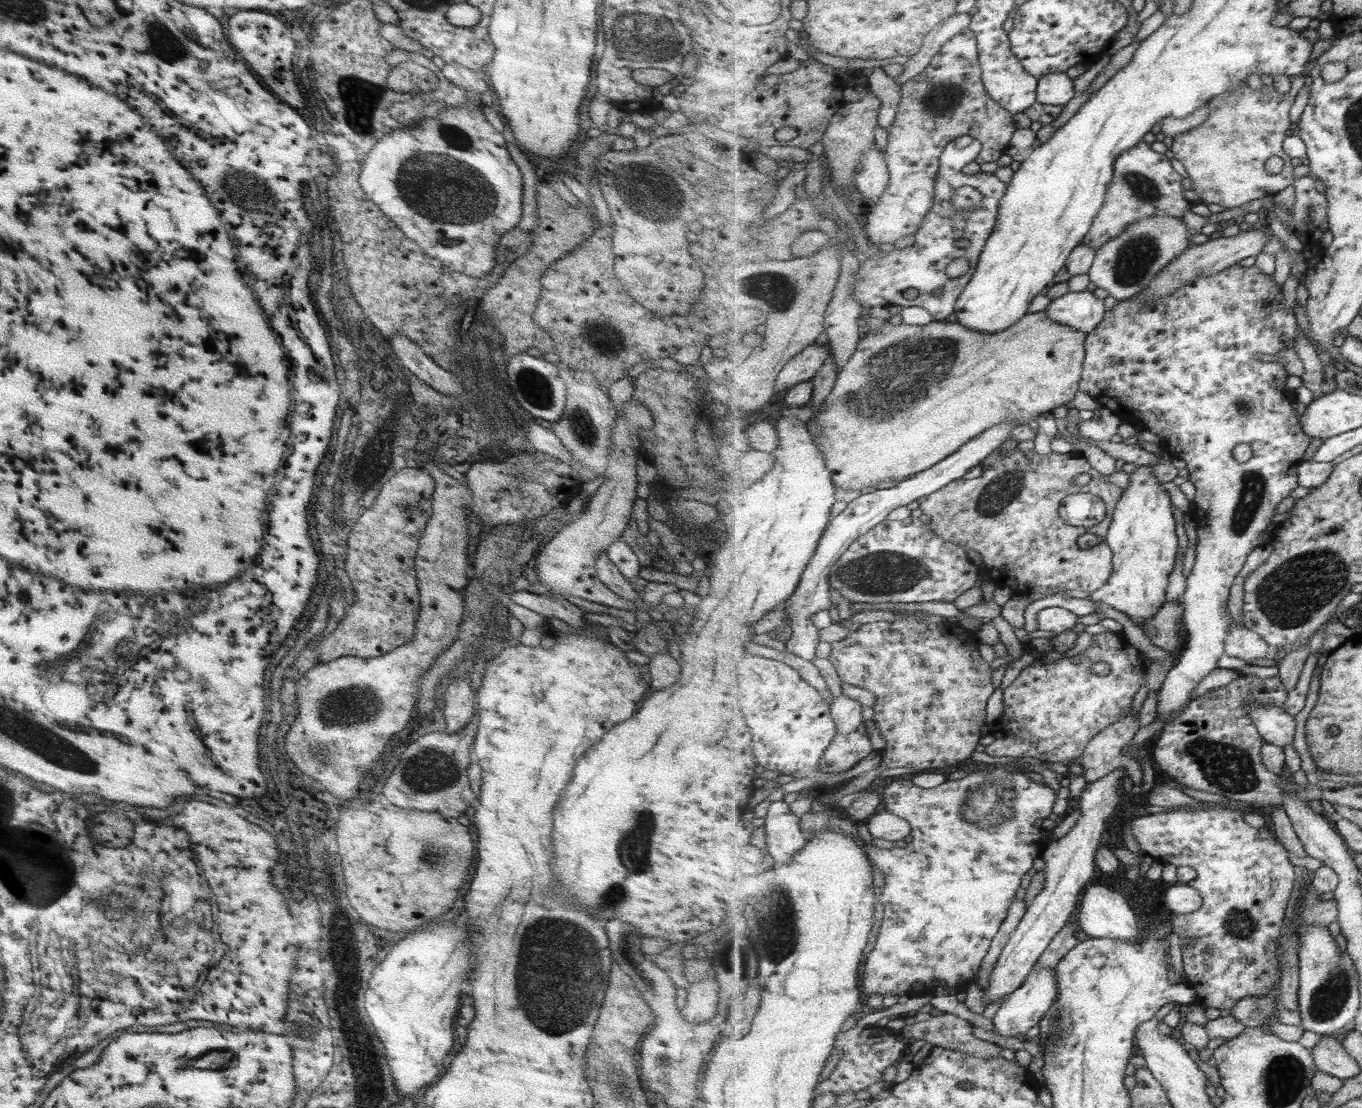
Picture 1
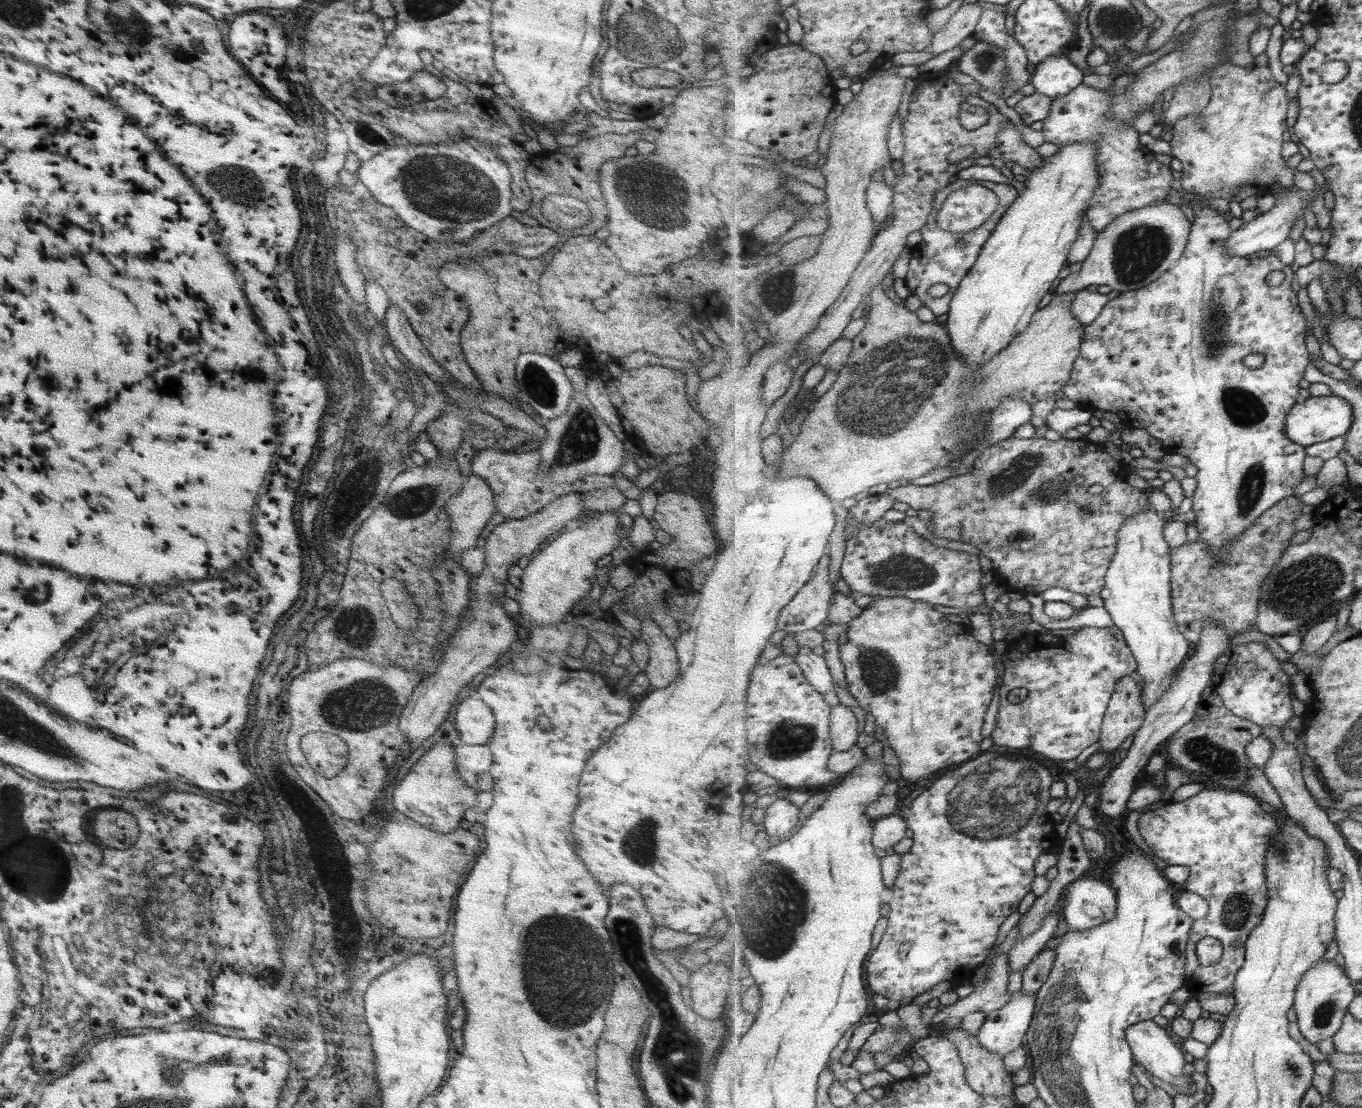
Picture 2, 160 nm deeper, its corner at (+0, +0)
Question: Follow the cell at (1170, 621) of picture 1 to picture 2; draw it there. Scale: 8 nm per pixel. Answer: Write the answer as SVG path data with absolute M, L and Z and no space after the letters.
M1288 496L1281 503L1270 508L1254 525L1251 525L1242 535L1239 535L1233 548L1227 552L1223 562L1213 560L1211 552L1207 550L1207 542L1203 538L1198 538L1195 542L1187 542L1181 548L1172 548L1172 597L1174 602L1174 616L1179 624L1181 632L1192 642L1199 642L1202 637L1202 629L1209 621L1219 621L1223 623L1226 631L1231 637L1245 630L1248 626L1256 627L1259 617L1259 604L1262 603L1262 585L1267 581L1267 575L1273 573L1275 564L1278 564L1283 557L1283 553L1290 548L1291 542L1297 528L1295 520L1301 518L1305 503L1303 497Z

